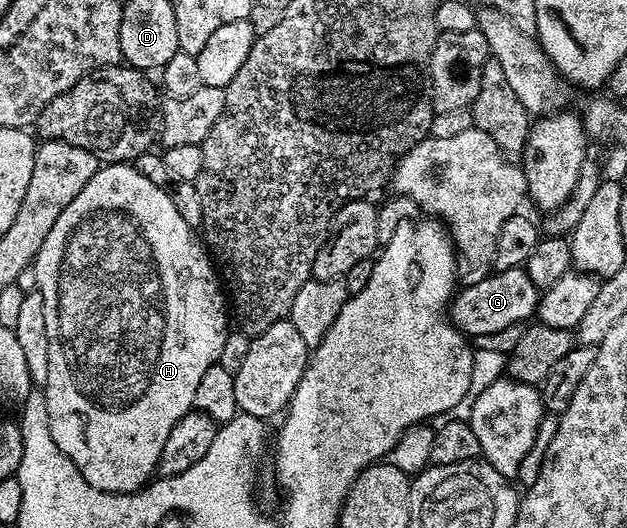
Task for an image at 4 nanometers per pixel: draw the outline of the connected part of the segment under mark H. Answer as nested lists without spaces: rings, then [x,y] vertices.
[[[130,162],[108,163],[100,166],[89,185],[61,209],[49,237],[41,241],[41,249],[33,264],[35,286],[45,301],[45,333],[49,337],[49,377],[45,384],[47,412],[49,413],[49,433],[61,449],[81,469],[81,477],[102,491],[140,491],[156,474],[161,449],[169,438],[169,429],[181,421],[193,409],[193,393],[205,373],[221,357],[221,345],[229,330],[229,303],[221,286],[221,276],[196,228],[189,226],[181,218],[181,213],[173,206],[173,201],[165,189],[153,185],[149,177],[141,174]]]

